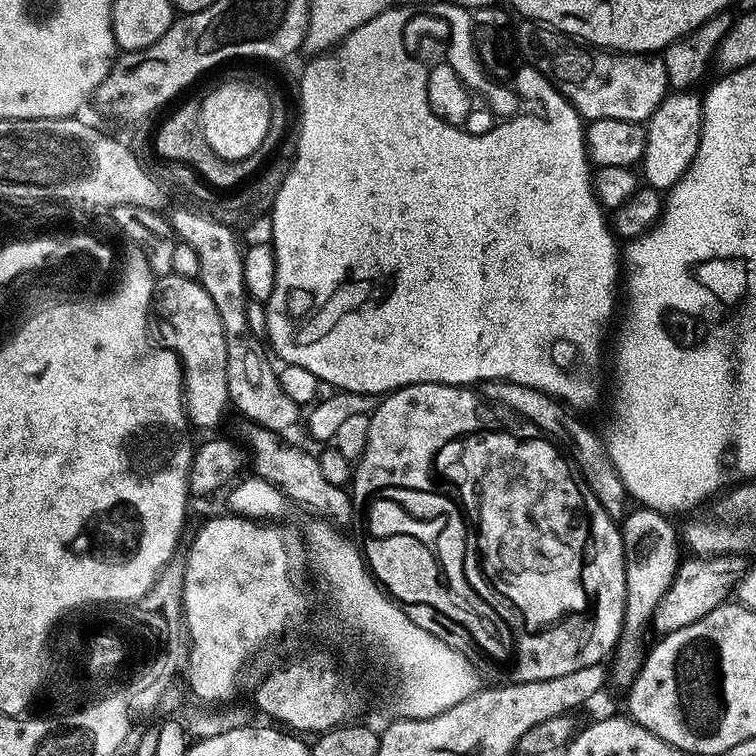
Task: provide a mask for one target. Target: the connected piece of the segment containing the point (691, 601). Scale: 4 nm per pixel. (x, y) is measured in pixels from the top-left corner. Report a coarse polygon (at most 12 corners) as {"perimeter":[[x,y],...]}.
{"perimeter":[[739,553],[681,561],[656,632],[702,618],[748,569]]}

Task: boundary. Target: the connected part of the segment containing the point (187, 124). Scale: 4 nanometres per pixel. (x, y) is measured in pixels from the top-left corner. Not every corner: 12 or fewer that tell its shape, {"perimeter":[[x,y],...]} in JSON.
{"perimeter":[[200,100],[177,103],[156,132],[160,160],[216,188],[247,181],[251,159],[227,160],[206,142]]}

